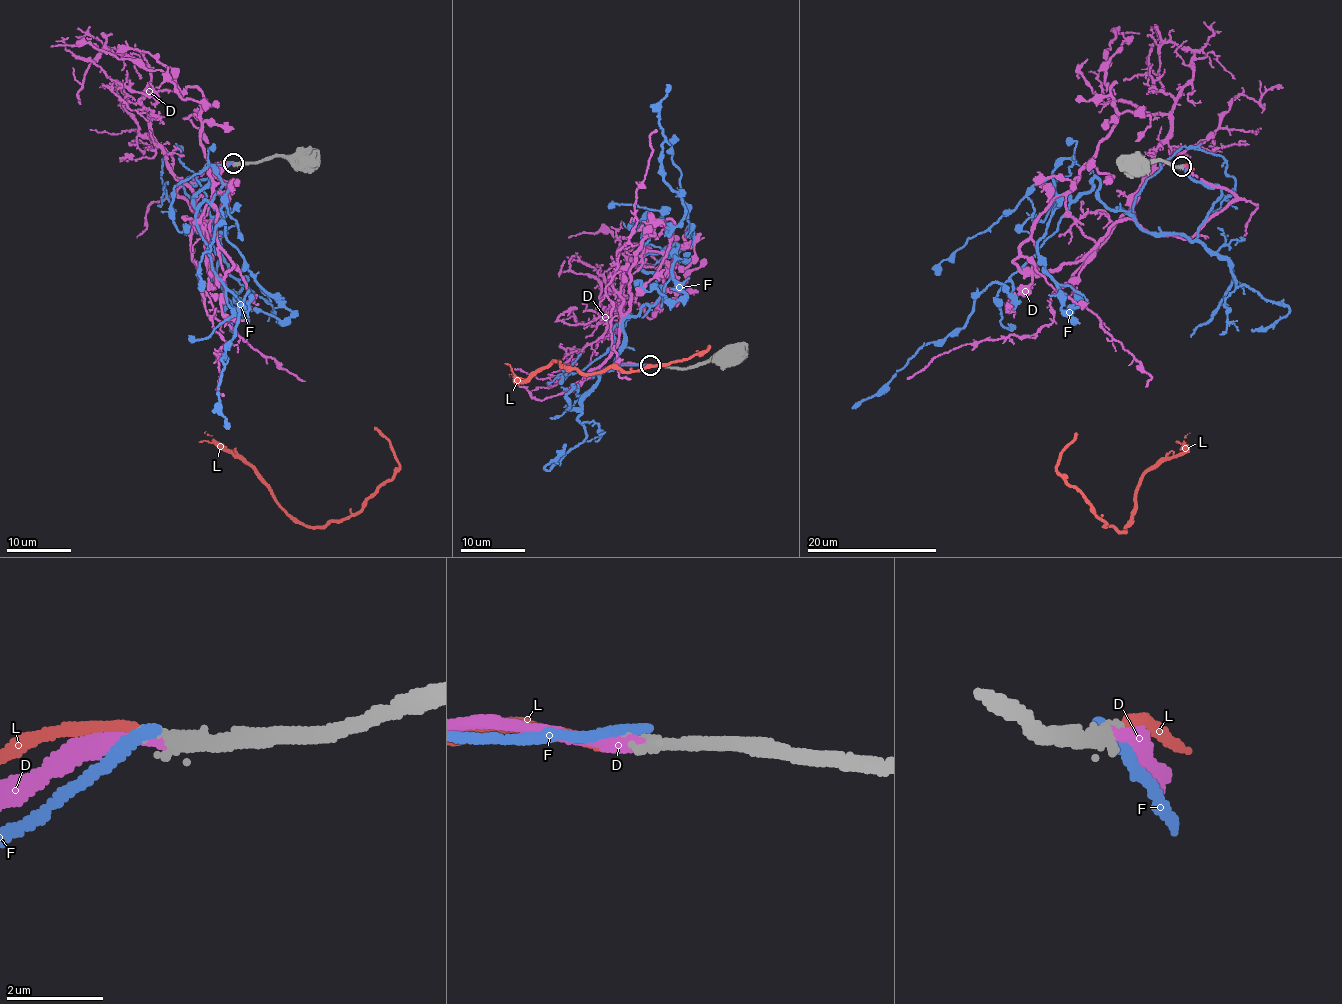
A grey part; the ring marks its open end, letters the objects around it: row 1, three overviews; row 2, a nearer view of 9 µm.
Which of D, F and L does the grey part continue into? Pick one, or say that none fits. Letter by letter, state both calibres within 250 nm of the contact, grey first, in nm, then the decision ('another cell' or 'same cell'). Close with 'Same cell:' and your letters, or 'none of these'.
D: 320 nm thick on the grey side, 300 nm on the other; same cell
F: 280 nm thick on the grey side, 260 nm on the other; another cell
L: 240 nm thick on the grey side, 200 nm on the other; another cell
Same cell: D

